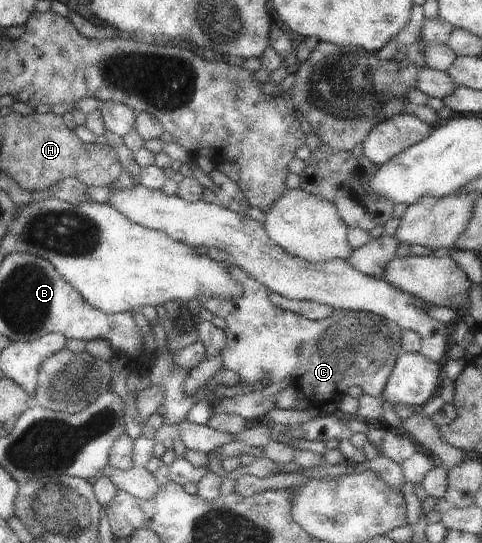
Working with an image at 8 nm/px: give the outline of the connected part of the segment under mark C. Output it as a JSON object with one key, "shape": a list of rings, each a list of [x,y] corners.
{"shape":[[[238,266],[229,267],[233,273],[233,276],[239,281],[241,285],[241,291],[239,292],[239,297],[234,299],[229,299],[227,302],[220,301],[214,298],[205,298],[203,303],[197,308],[204,307],[209,309],[214,315],[219,315],[226,321],[225,331],[225,346],[221,349],[221,360],[224,370],[232,370],[239,375],[242,384],[249,385],[250,383],[262,383],[266,381],[267,384],[281,381],[282,379],[290,379],[298,388],[299,393],[311,401],[311,405],[325,410],[326,405],[334,404],[340,402],[342,397],[347,393],[350,387],[362,387],[364,394],[370,394],[375,397],[380,397],[384,391],[384,386],[387,385],[388,379],[391,377],[391,371],[395,366],[395,361],[398,359],[401,352],[401,332],[399,324],[394,320],[385,318],[384,316],[379,316],[378,314],[373,314],[372,312],[357,312],[357,311],[346,311],[343,309],[336,309],[332,311],[330,317],[324,317],[324,319],[306,319],[302,316],[297,316],[296,313],[285,310],[280,306],[274,305],[269,298],[270,289],[266,287],[263,283],[260,283],[255,276],[247,274],[244,270],[241,270]]]}

